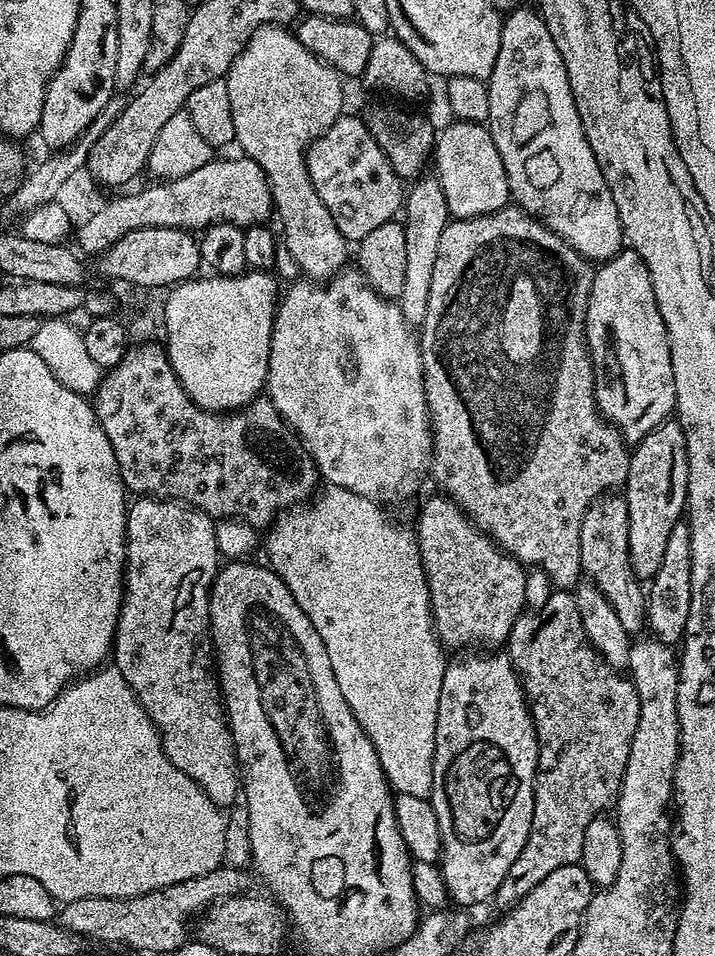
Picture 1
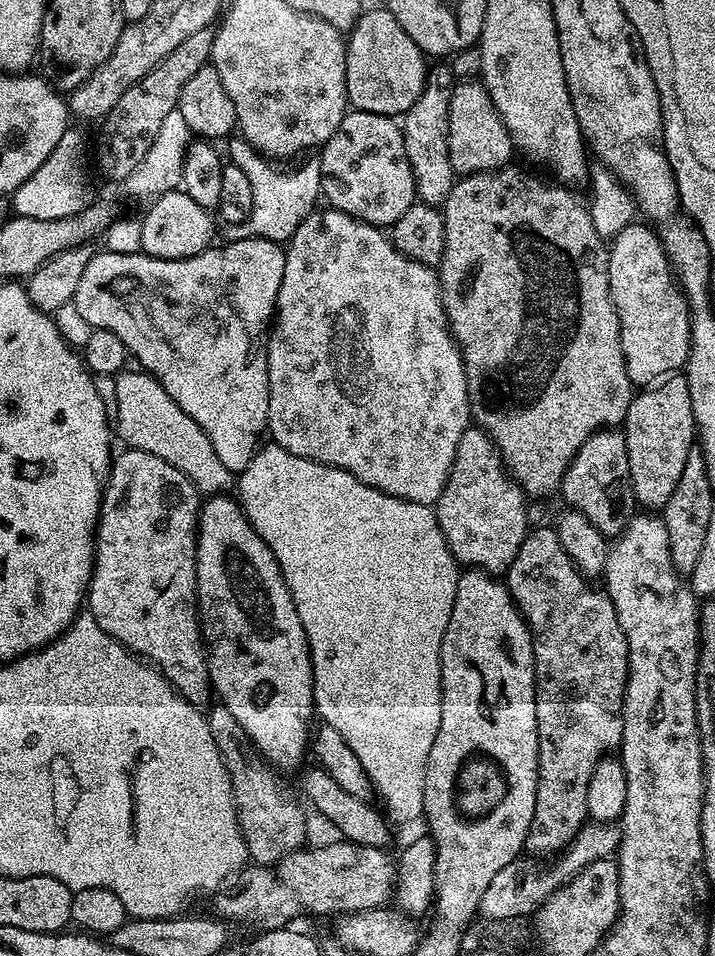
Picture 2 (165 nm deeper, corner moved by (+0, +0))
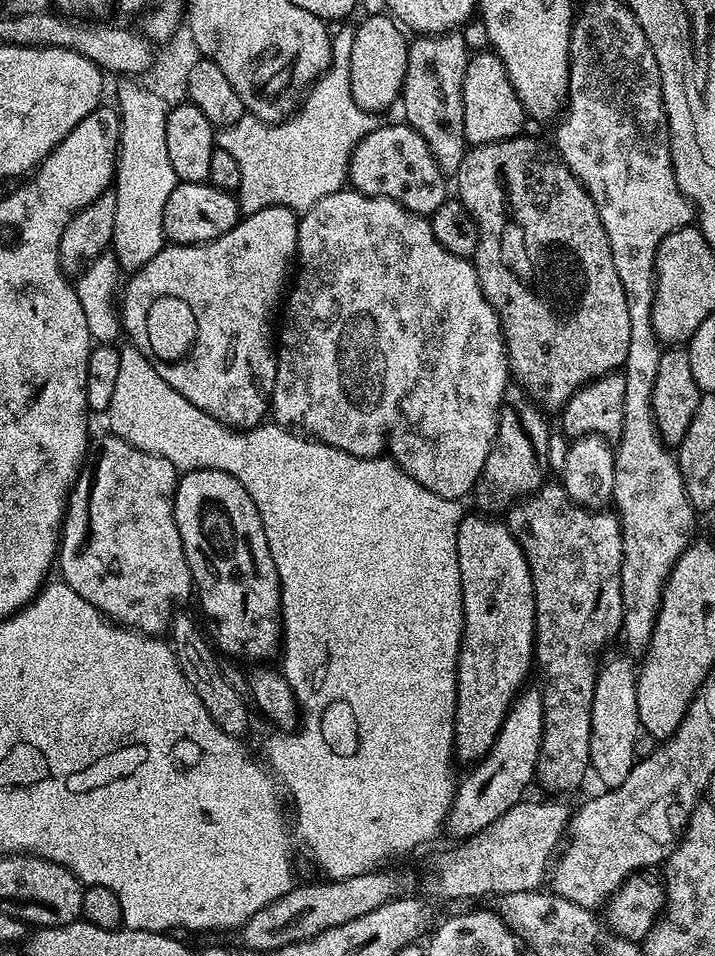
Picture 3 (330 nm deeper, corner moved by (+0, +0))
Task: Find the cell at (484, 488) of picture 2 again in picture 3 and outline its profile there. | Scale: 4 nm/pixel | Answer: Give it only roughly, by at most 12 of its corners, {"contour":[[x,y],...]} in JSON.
{"contour":[[509,383],[476,479],[481,513],[545,487],[548,424]]}

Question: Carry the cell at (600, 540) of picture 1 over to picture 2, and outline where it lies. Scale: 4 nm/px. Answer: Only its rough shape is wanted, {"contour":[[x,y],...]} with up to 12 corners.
{"contour":[[620,430],[595,432],[564,475],[565,505],[606,538],[638,505]]}

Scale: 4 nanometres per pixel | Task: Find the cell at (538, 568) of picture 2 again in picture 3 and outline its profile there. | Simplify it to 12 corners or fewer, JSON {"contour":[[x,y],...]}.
{"contour":[[563,486],[506,523],[536,599],[535,783],[589,775],[596,673],[621,635],[622,530]]}

